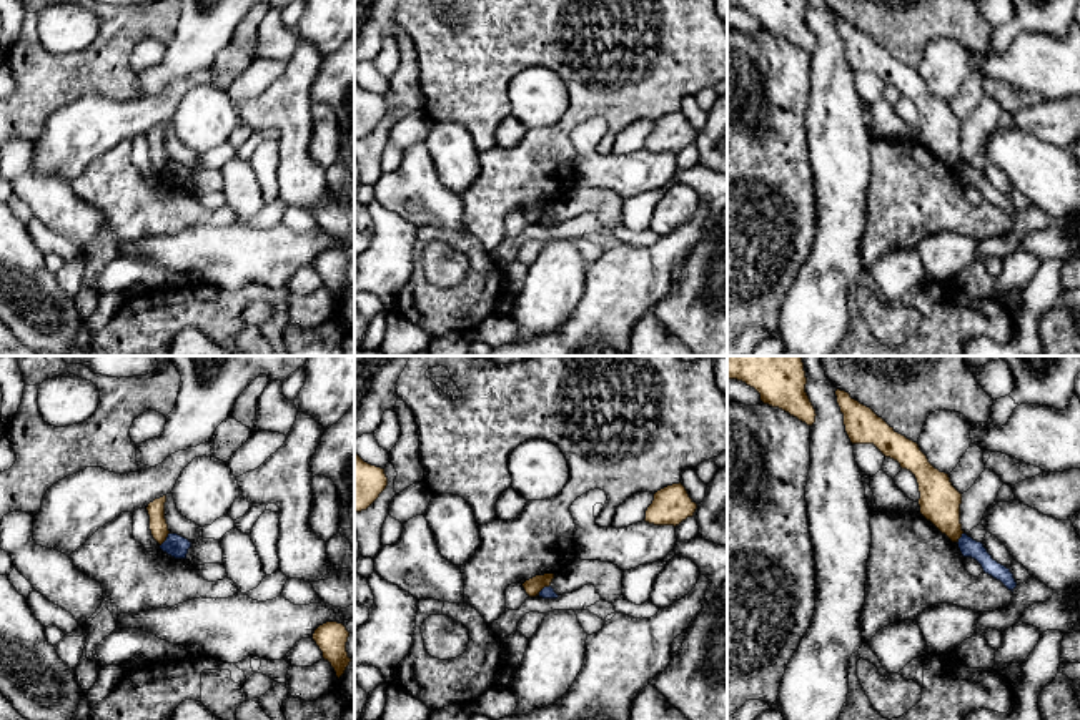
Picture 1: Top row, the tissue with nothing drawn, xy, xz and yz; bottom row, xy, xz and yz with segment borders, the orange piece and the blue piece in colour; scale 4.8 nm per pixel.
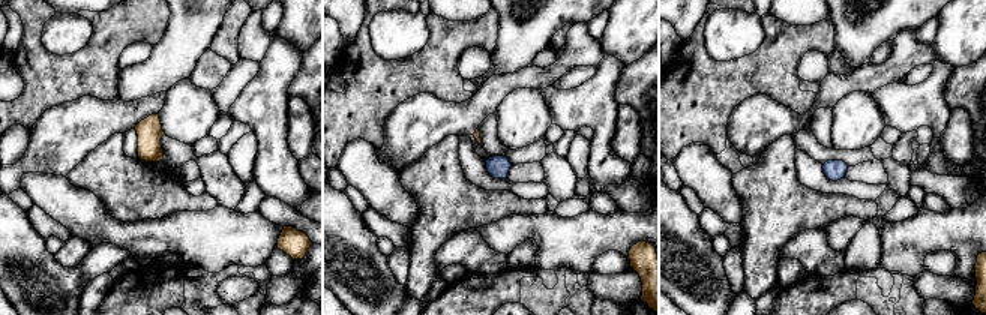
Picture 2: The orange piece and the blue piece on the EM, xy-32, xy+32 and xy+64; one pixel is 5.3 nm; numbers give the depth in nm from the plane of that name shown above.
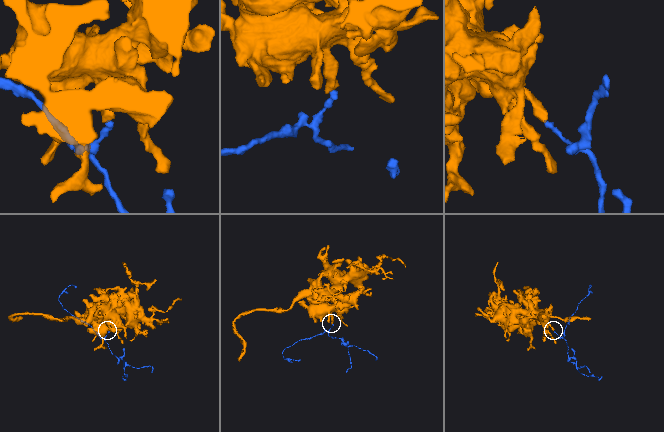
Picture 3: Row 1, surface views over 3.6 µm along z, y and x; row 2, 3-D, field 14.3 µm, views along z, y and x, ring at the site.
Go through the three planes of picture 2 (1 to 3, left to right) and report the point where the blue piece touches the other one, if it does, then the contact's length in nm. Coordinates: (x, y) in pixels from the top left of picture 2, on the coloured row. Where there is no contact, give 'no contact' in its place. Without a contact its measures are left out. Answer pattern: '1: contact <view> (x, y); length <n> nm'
1: contact xy-32 (161, 159); length 30 nm
2: no contact
3: no contact

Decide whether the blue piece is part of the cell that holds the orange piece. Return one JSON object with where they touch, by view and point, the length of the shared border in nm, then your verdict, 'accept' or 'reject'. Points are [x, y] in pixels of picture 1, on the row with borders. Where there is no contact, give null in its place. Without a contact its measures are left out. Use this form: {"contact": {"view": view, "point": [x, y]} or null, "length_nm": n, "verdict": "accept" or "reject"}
{"contact": {"view": "xz", "point": [543, 587]}, "length_nm": 80, "verdict": "reject"}

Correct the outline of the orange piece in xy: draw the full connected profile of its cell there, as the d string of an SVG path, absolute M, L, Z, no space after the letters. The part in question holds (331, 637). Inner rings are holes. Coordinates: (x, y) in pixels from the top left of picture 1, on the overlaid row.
M326 622L313 634L313 640L323 652L323 658L331 663L338 678L344 673L351 662L346 652L348 637L349 632L343 624L338 622Z

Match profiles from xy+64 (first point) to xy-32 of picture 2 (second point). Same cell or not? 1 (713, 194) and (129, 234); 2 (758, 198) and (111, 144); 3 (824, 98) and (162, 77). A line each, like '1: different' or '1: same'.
1: same
2: same
3: different

